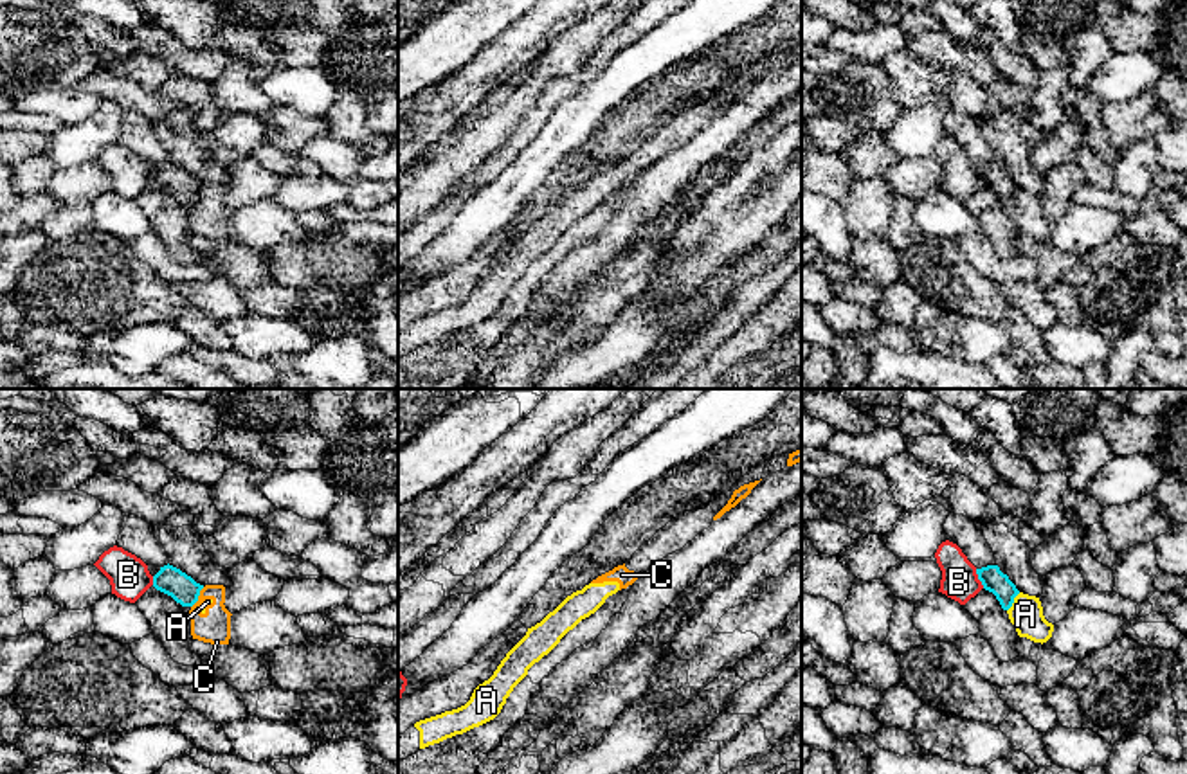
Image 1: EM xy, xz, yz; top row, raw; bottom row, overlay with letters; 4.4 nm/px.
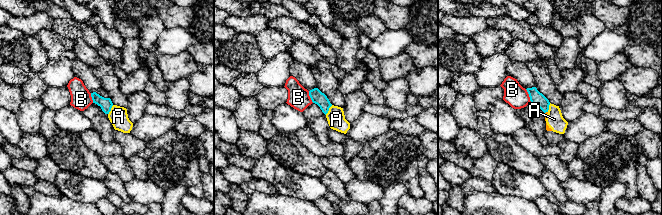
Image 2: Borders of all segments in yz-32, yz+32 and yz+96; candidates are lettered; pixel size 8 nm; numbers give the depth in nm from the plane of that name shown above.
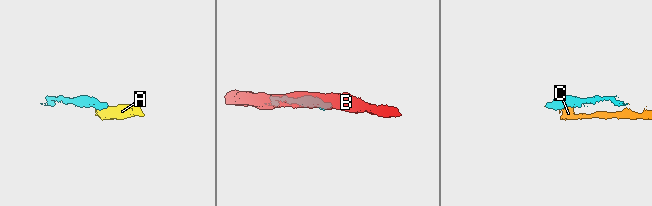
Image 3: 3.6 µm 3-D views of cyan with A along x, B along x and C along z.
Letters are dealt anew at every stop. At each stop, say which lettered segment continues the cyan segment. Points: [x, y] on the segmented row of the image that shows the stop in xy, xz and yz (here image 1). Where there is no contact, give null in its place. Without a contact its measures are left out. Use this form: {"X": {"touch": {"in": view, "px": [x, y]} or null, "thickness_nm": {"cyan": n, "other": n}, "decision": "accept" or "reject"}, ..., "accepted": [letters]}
{"A": {"touch": {"in": "yz", "px": [1013, 602]}, "thickness_nm": {"cyan": 110, "other": 150}, "decision": "reject"}, "B": {"touch": {"in": "yz", "px": [978, 578]}, "thickness_nm": {"cyan": 110, "other": 160}, "decision": "reject"}, "C": {"touch": {"in": "xy", "px": [197, 598]}, "thickness_nm": {"cyan": 130, "other": 150}, "decision": "reject"}, "accepted": []}

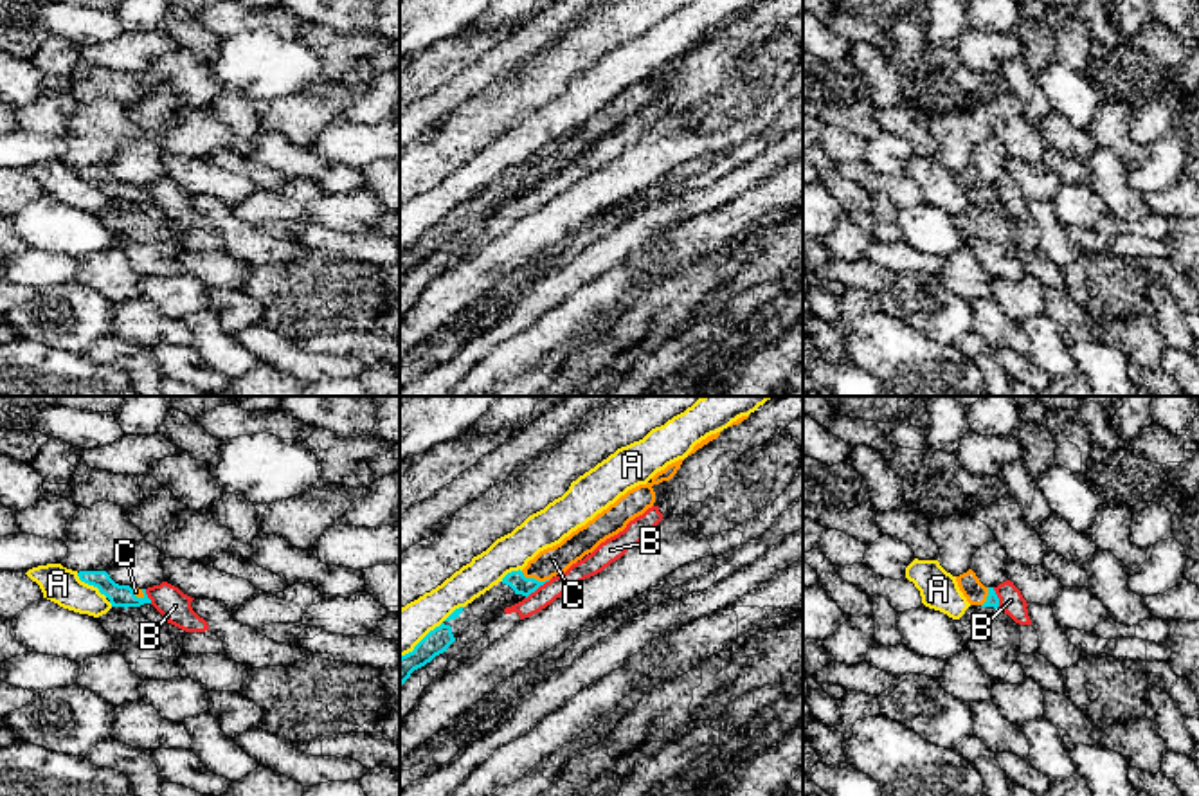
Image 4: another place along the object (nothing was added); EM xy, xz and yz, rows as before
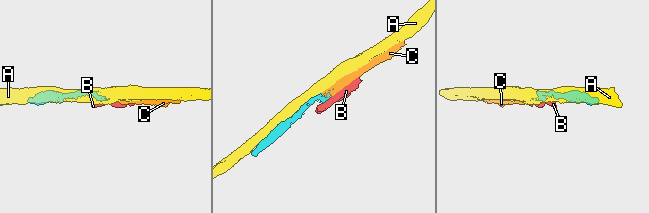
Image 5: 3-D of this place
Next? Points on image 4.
{"A": {"touch": {"in": "xz", "px": [431, 631]}, "thickness_nm": {"cyan": 110, "other": 190}, "decision": "reject"}, "B": {"touch": {"in": "xz", "px": [537, 587]}, "thickness_nm": {"cyan": 80, "other": 90}, "decision": "reject"}, "C": {"touch": {"in": "xz", "px": [533, 578]}, "thickness_nm": {"cyan": 80, "other": 130}, "decision": "accept"}, "accepted": ["C"]}

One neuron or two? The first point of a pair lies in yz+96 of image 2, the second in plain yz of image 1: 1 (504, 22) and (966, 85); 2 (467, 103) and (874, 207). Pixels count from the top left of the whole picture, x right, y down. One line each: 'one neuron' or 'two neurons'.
1: two neurons
2: one neuron

